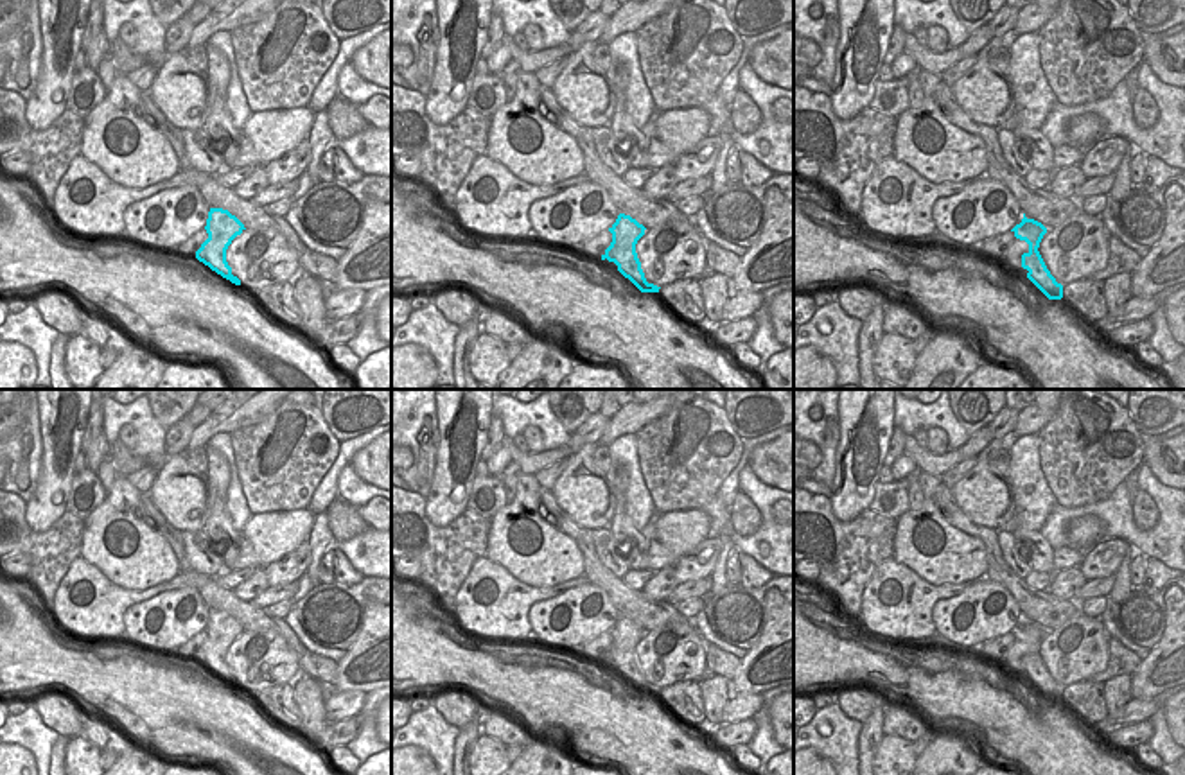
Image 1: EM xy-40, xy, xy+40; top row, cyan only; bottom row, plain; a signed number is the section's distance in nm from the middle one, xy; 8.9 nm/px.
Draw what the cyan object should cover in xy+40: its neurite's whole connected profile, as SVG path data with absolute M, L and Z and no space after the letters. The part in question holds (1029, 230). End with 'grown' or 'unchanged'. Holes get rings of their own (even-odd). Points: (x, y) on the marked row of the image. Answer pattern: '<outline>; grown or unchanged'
M1023 219L1013 230L1016 239L1025 240L1029 244L1029 251L1022 255L1022 267L1027 269L1027 278L1049 298L1049 300L1061 300L1063 298L1063 285L1056 282L1056 278L1047 269L1038 248L1047 233L1047 228L1034 221Z; unchanged

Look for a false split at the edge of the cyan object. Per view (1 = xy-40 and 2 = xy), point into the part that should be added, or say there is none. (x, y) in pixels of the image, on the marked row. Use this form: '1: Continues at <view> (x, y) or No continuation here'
1: No continuation here
2: No continuation here

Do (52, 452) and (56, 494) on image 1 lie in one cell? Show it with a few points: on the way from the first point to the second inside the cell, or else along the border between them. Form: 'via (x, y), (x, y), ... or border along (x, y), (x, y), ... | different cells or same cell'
via (56, 463), (56, 483) | same cell

